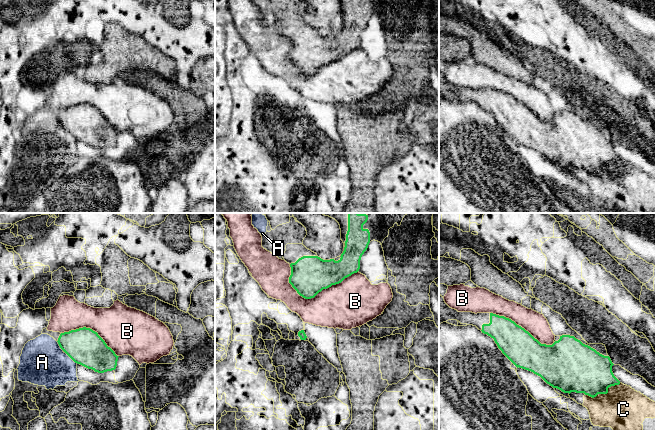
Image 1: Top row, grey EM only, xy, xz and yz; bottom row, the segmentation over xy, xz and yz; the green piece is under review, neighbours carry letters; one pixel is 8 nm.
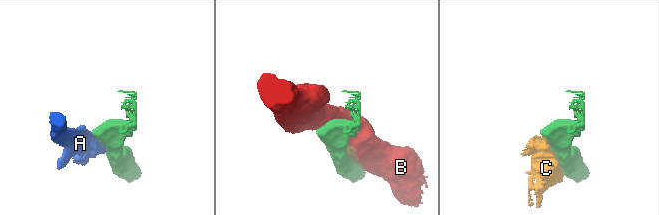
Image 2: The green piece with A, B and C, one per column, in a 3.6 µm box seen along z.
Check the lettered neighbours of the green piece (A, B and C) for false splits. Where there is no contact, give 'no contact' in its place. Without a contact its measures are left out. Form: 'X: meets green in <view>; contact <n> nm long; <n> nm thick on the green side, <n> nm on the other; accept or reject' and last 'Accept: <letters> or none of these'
A: meets green in xy; contact 140 nm long; 300 nm thick on the green side, 360 nm on the other; reject
B: meets green in xz; contact 550 nm long; 300 nm thick on the green side, 380 nm on the other; reject
C: meets green in yz; contact 300 nm long; 360 nm thick on the green side, 360 nm on the other; reject
Accept: none of these

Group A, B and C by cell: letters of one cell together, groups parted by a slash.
A C / B

